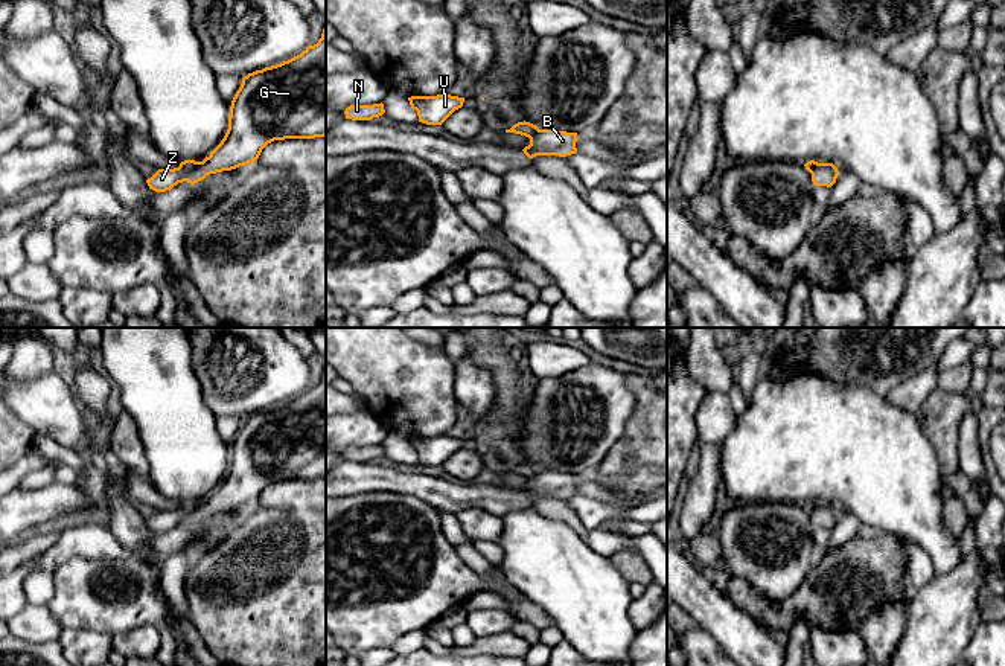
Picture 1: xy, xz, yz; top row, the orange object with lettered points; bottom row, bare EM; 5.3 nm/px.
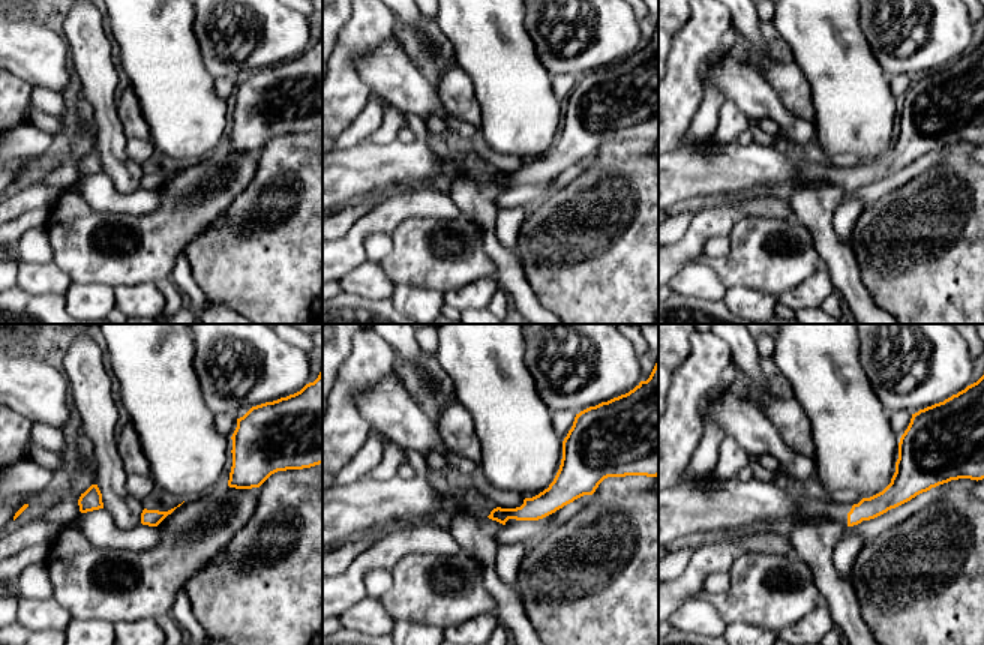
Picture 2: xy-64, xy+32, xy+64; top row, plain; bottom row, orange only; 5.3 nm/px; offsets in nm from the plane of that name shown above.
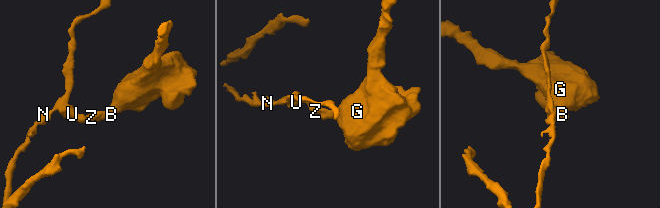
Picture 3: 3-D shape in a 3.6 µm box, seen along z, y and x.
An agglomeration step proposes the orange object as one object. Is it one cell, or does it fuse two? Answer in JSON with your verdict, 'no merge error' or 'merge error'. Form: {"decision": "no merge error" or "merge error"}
{"decision": "merge error"}

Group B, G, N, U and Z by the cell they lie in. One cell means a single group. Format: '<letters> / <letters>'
B G / N U Z

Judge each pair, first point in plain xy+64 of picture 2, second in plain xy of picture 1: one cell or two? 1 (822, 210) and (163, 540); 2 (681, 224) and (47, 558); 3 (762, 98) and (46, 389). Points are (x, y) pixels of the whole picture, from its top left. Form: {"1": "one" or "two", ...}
{"1": "two", "2": "two", "3": "one"}

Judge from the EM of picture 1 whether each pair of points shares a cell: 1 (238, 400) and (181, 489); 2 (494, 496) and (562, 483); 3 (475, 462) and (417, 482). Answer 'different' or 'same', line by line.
1: different
2: same
3: different

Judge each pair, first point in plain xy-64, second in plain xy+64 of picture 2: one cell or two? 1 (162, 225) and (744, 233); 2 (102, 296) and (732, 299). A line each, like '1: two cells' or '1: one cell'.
1: one cell
2: one cell

